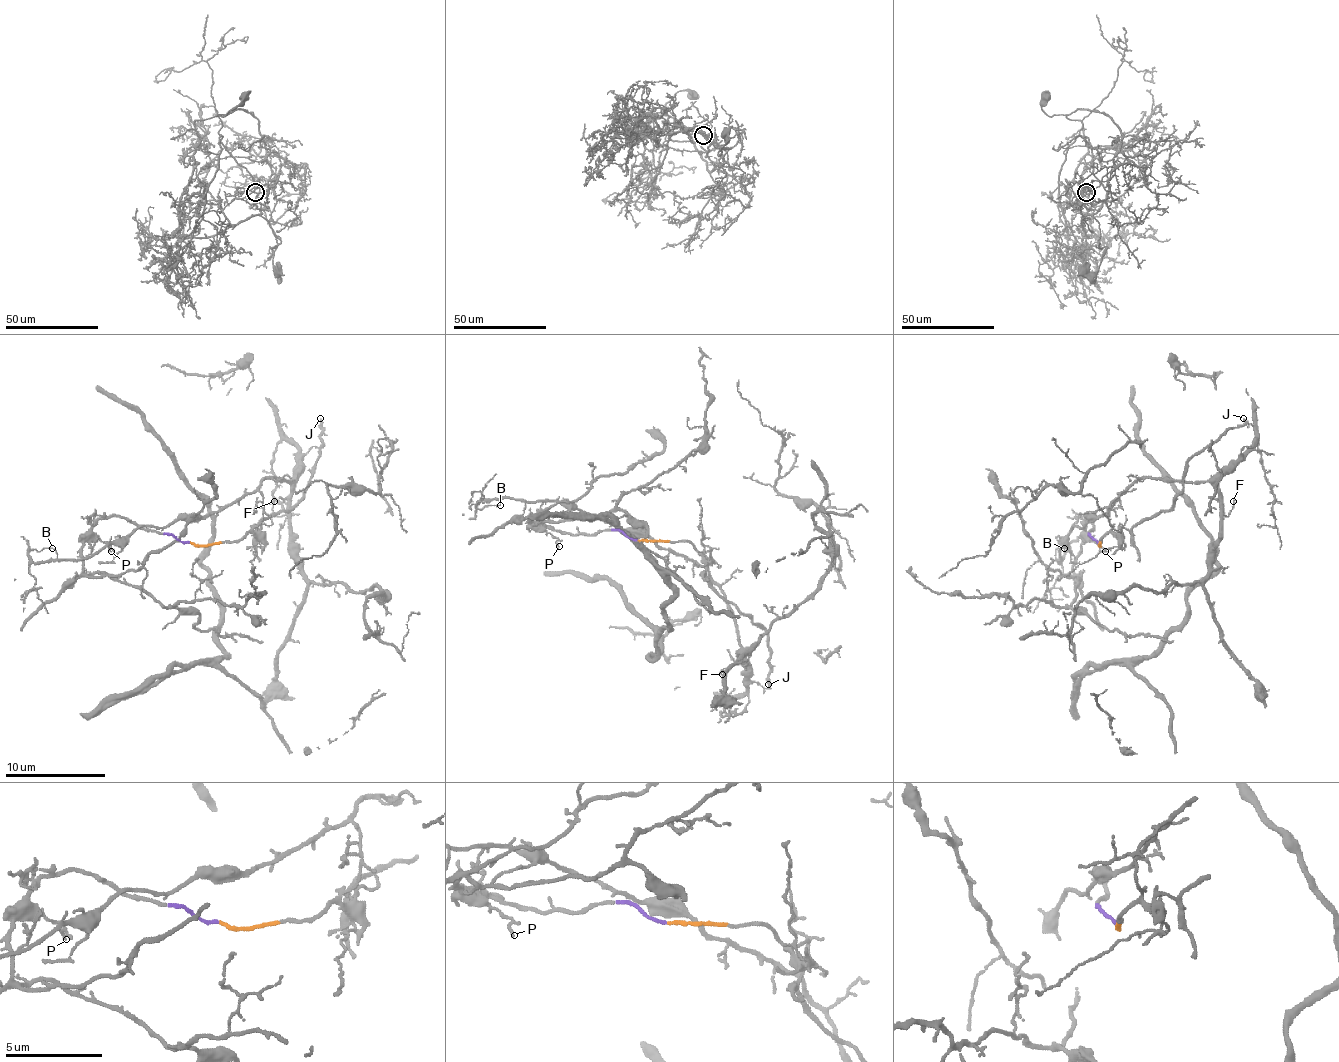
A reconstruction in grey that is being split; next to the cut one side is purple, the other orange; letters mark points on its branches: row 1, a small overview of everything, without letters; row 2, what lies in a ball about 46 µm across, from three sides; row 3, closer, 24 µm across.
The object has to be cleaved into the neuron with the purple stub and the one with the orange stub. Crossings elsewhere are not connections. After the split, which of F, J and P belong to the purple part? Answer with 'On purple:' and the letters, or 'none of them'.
On purple: P

